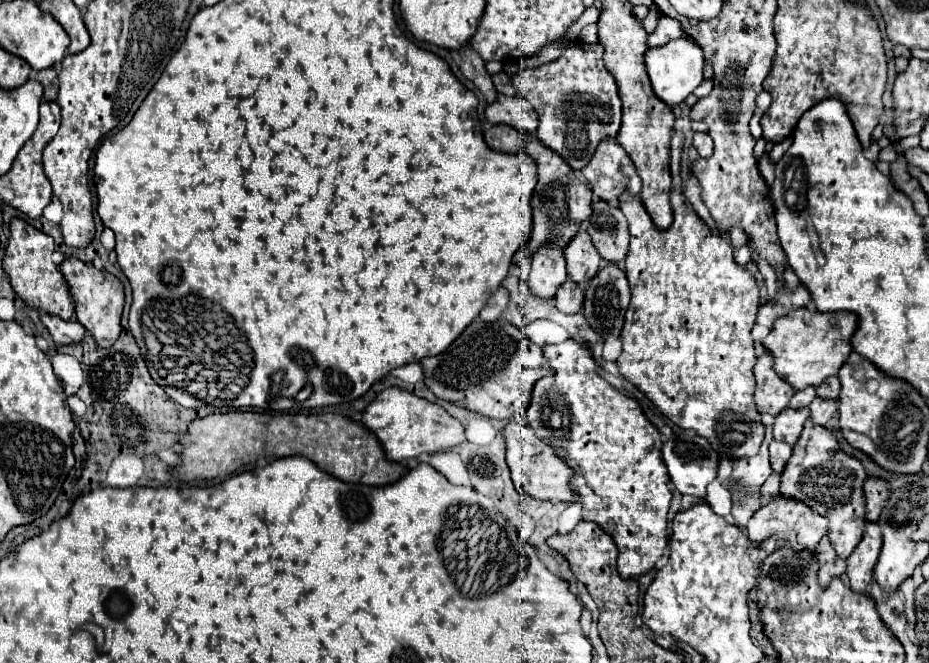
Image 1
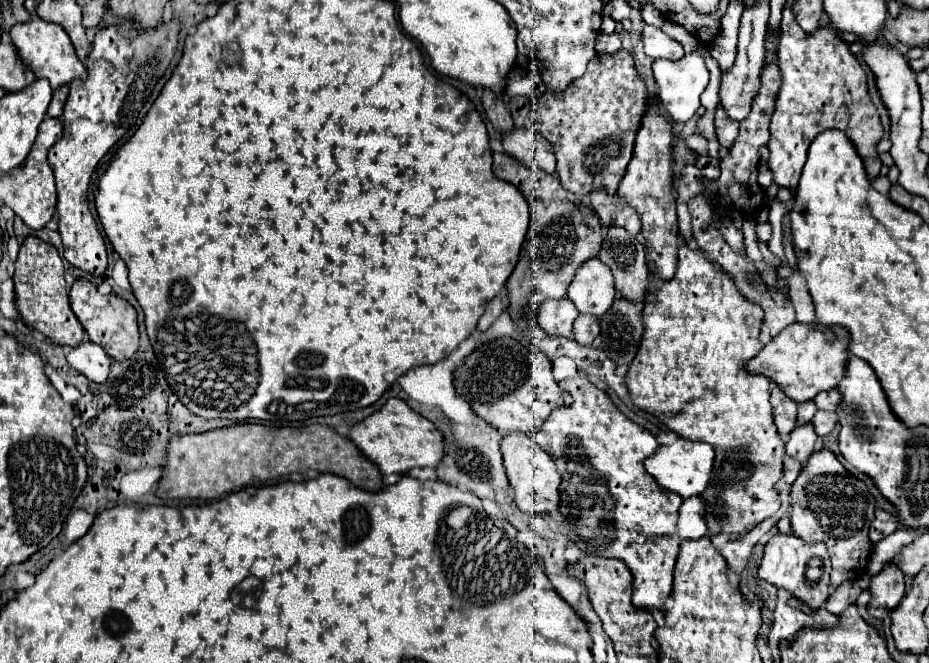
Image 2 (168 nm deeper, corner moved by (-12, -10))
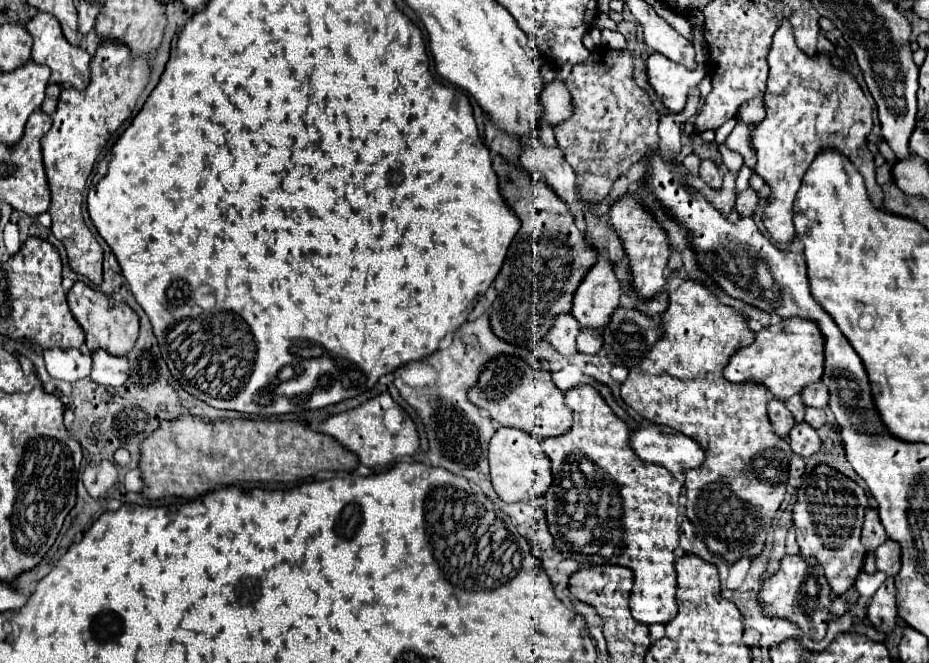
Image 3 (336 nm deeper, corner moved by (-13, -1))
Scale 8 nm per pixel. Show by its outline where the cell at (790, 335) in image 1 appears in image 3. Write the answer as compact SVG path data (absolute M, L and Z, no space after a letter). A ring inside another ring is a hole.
M787 318L777 324L771 324L755 334L755 342L747 348L735 352L725 368L725 378L733 382L755 380L769 388L775 398L787 400L793 394L799 394L807 384L821 382L825 368L825 344L823 334L813 320Z

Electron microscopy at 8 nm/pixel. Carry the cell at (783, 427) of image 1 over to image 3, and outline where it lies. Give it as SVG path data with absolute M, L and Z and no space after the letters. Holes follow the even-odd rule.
M801 422L797 424L791 432L789 432L789 444L791 444L791 450L801 456L801 458L809 458L811 454L815 454L821 446L821 440L819 440L819 434L815 428L811 428L807 422Z

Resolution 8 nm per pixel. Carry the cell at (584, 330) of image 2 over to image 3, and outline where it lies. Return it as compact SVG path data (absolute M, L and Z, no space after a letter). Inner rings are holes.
M581 328L579 336L577 336L577 350L585 352L585 354L597 354L601 348L603 340L601 340L601 330L597 328Z

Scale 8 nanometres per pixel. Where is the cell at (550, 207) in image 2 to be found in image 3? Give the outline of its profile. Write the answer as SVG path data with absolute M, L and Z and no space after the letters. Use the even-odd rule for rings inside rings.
M499 154L493 156L493 170L499 176L505 200L521 218L521 230L511 242L505 264L495 278L497 298L493 302L491 326L499 338L533 350L551 328L551 318L571 310L573 292L595 264L597 250L579 232L575 216L551 186L539 184L523 166L507 162Z

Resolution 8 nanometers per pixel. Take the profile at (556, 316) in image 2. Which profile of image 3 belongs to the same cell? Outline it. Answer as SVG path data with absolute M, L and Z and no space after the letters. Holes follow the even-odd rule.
M557 314L553 318L553 326L547 332L547 340L565 356L571 356L577 352L575 338L579 334L579 322L573 318L573 314Z

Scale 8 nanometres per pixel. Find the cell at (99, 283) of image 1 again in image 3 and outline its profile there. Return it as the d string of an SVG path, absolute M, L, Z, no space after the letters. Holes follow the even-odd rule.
M75 282L73 288L67 292L67 302L71 308L71 314L79 322L79 326L85 330L85 344L87 348L93 350L107 350L113 356L125 356L137 342L139 334L139 316L135 314L133 308L125 302L117 302L111 296L91 288L85 282Z

